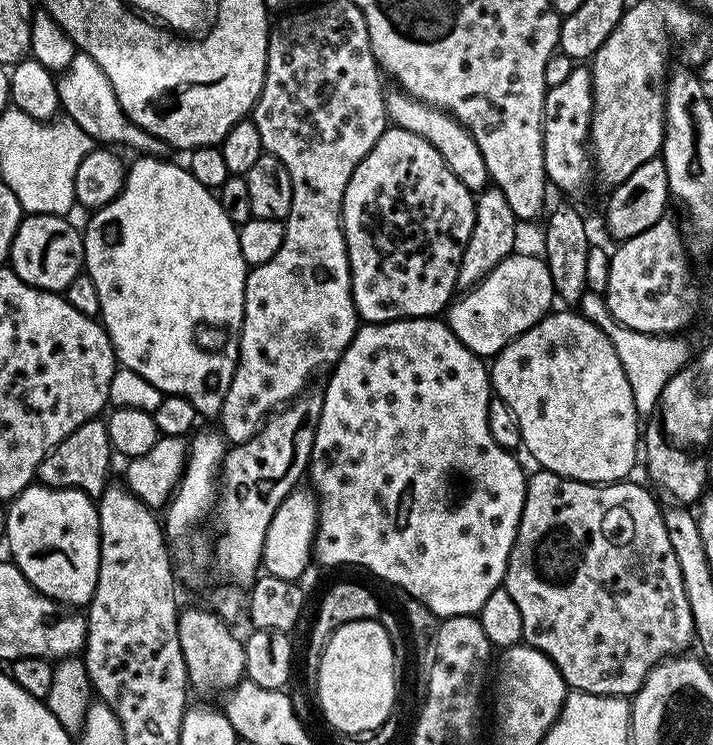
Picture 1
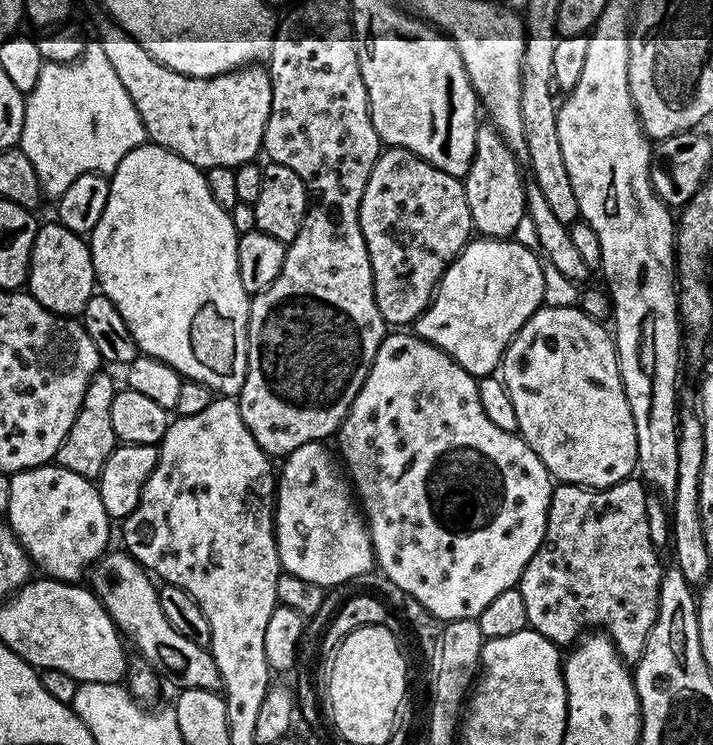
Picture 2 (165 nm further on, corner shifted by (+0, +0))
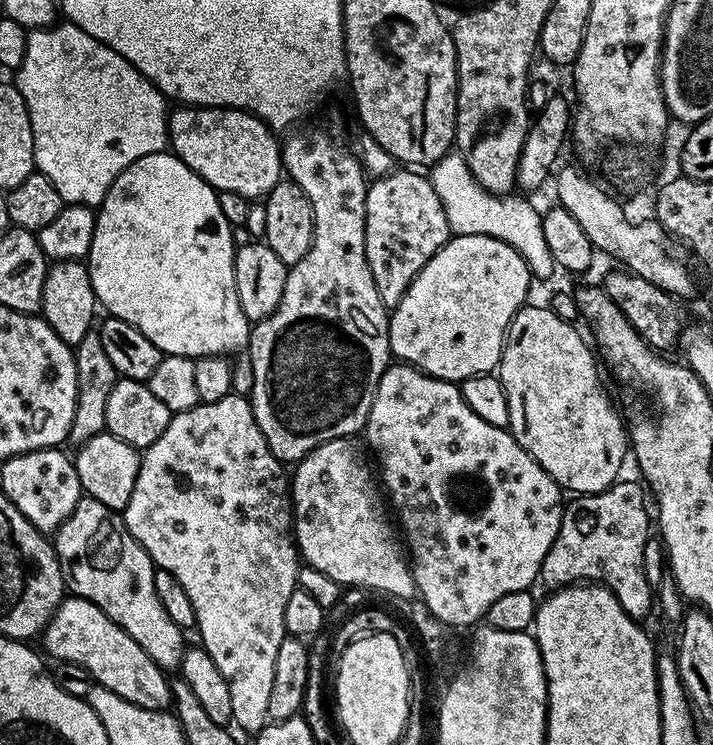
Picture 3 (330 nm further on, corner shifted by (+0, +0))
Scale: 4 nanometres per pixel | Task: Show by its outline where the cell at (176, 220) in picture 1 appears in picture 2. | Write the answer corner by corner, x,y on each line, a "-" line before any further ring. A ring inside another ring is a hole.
145,142
139,144
112,173
108,182
108,197
106,198
106,210
102,210
102,218
92,227
90,233
90,247
93,258
93,270
95,283
99,291
122,314
122,322
126,322
130,334
134,334
134,342
139,346
141,353
153,356
178,370
178,374
185,380
197,380
212,389
213,393
224,398
239,397
242,390
242,382
246,382
246,370
248,369
248,306
250,294
242,286
242,278
238,274
238,233
234,228
230,212
223,209
218,202
214,202
214,194
210,194
208,177
201,169
196,168
186,158
166,150
162,146

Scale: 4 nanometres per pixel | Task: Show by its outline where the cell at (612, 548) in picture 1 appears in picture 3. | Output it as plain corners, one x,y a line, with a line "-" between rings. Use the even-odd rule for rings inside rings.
623,480
610,485
604,492
580,494
565,503
560,529
542,562
538,580
548,590
571,586
577,582
603,584
616,595
622,610
626,610
632,620
644,622
652,608
654,612
654,586
644,573
644,547
650,535
648,508
644,505
645,489
640,489
632,480

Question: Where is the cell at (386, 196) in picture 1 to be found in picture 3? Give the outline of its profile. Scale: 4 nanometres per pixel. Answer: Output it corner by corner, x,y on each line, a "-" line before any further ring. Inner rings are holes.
393,170
386,176
373,179
368,185
368,197
366,198
366,226
364,227
364,241
366,242
366,262
370,262
370,274
374,274
374,286
378,286
378,298
382,298
385,308
391,310
396,307
398,301
406,294
406,290
410,286
410,282
414,282
414,278
422,270
422,266
426,266
426,262
430,262
430,258
434,258
434,254
441,246
450,239
448,231
448,223
446,222
446,210
442,208
442,202
438,198
438,194
434,192
434,186
431,179
427,175
419,176
416,170

